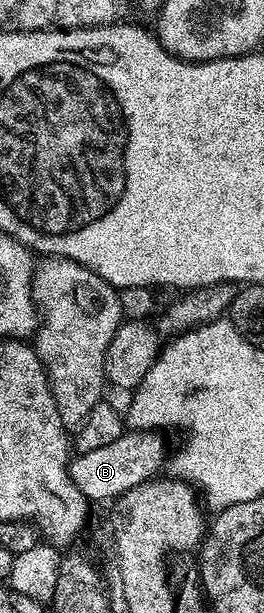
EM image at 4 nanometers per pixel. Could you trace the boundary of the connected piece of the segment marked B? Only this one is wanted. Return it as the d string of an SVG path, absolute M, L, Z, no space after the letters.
M128 430L114 442L110 442L110 446L73 455L68 473L74 486L78 486L78 490L82 490L82 494L90 502L119 500L132 488L153 479L163 464L165 467L166 452L164 456L164 440L160 436L163 435L156 430Z

